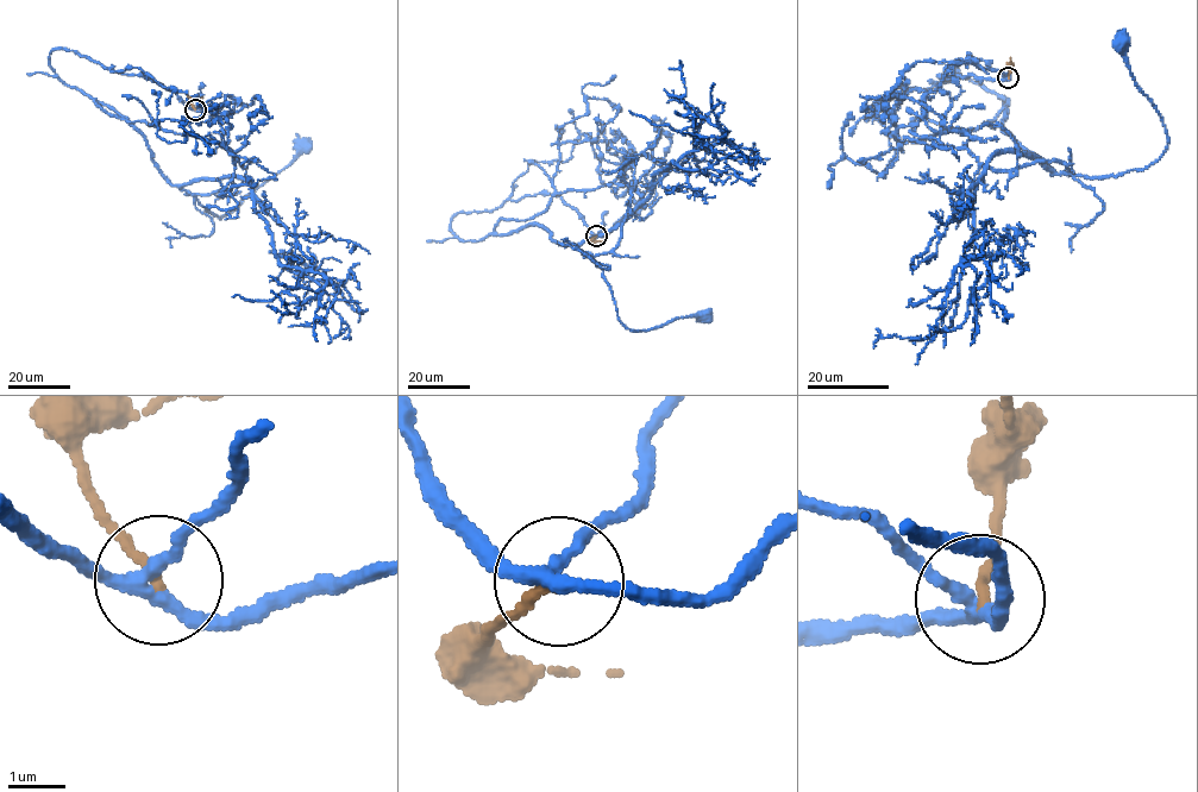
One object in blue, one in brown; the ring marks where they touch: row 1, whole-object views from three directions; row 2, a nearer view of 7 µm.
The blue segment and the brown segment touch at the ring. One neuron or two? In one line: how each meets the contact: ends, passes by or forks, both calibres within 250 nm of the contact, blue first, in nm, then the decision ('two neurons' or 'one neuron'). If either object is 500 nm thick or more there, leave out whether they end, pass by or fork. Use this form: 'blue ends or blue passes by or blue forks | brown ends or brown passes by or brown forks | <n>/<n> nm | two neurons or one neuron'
blue forks | brown ends | 240/180 nm | one neuron

